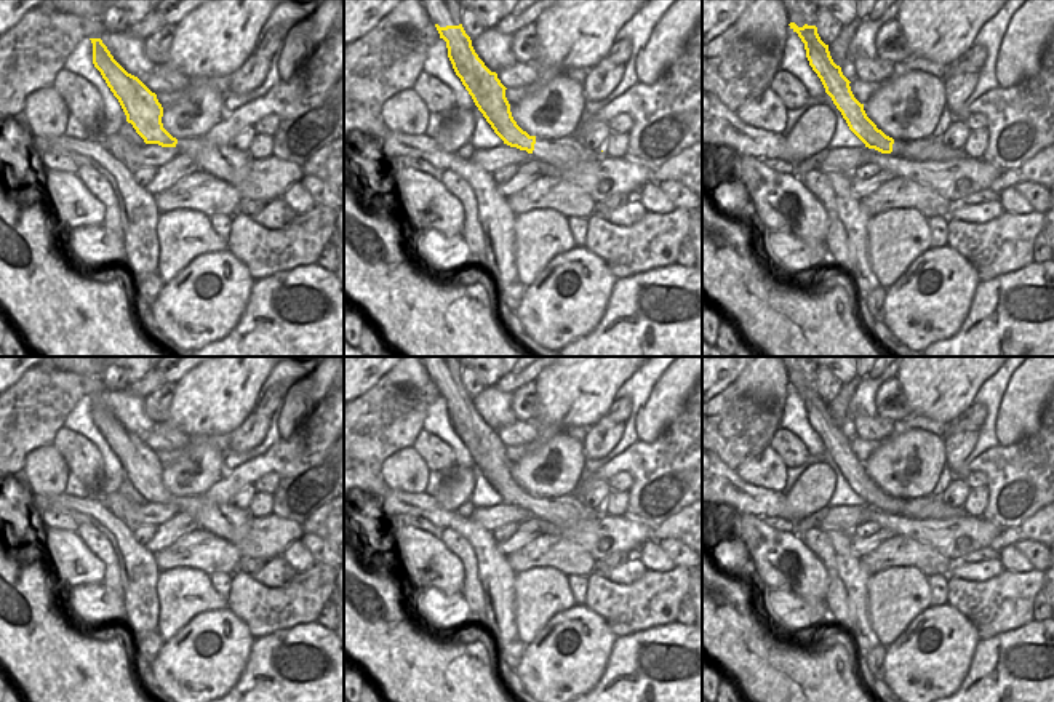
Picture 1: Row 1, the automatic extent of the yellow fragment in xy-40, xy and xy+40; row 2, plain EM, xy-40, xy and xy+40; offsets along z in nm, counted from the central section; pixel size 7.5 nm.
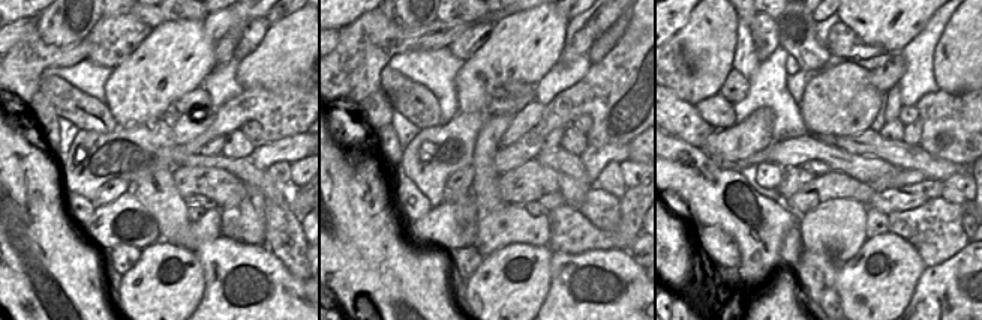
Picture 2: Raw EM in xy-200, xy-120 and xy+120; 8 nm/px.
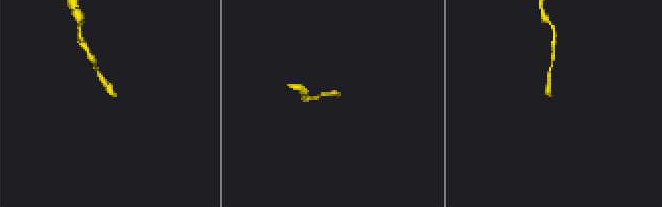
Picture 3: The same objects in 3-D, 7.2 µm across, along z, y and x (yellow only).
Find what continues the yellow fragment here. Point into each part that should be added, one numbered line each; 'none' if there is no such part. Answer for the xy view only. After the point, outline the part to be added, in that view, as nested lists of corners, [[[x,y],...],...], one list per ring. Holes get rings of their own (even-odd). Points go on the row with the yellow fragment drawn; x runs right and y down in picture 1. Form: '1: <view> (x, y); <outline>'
none

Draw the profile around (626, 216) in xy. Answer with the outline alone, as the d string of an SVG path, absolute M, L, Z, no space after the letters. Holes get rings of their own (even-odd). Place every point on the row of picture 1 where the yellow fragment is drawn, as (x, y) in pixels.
M637 193L637 197L632 201L629 201L625 206L619 206L609 211L603 214L603 217L609 221L613 225L630 227L640 219L643 219L646 213L648 211L643 206L643 203L638 200Z

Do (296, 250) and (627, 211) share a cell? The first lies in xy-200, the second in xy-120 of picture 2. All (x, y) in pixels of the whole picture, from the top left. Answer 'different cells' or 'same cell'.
different cells

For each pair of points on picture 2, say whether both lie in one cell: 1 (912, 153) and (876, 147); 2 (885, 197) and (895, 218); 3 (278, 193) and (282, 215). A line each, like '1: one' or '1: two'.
1: one
2: two
3: two

